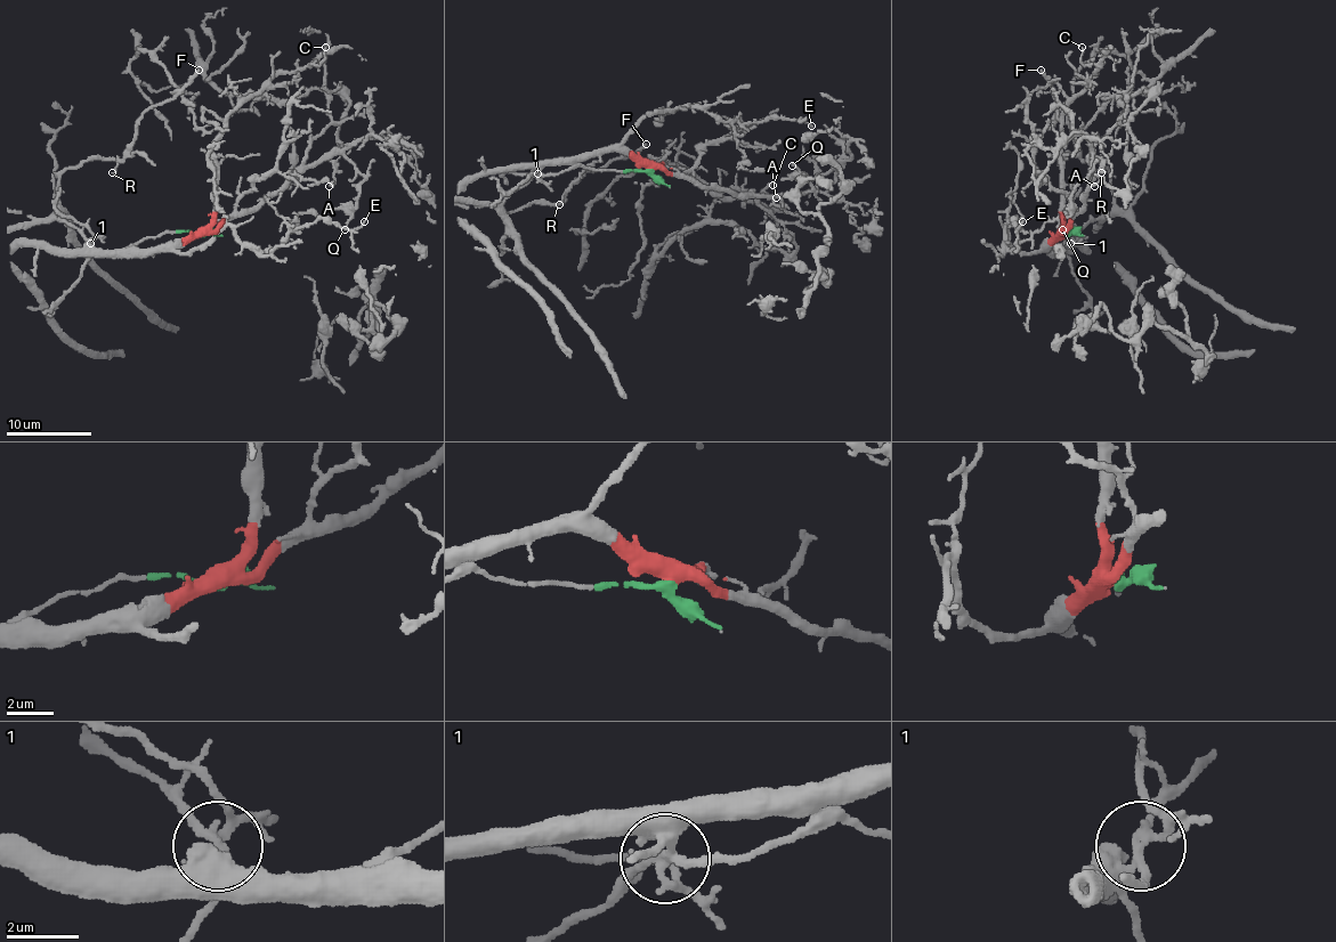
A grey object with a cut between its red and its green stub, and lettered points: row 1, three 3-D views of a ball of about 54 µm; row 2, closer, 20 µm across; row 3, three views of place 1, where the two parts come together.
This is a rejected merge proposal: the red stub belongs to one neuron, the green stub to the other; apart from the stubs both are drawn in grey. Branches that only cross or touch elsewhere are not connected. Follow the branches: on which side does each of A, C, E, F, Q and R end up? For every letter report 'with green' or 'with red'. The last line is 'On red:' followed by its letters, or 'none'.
A: with red
C: with red
E: with red
F: with green
Q: with red
R: with green
On red: A, C, E, Q

